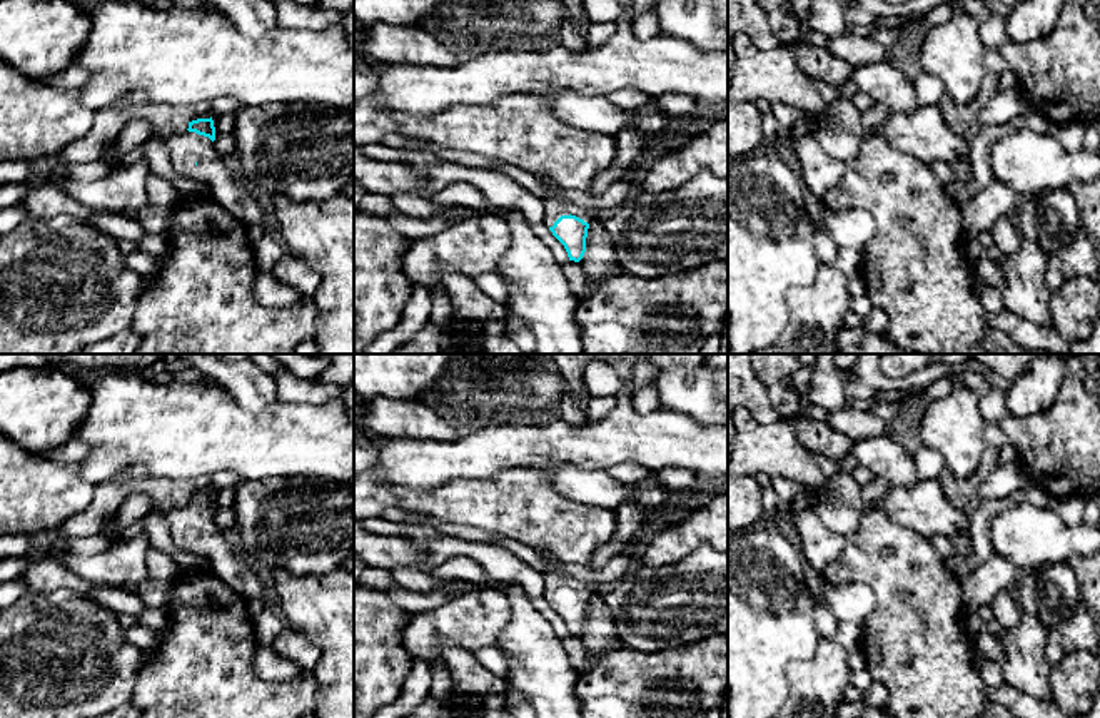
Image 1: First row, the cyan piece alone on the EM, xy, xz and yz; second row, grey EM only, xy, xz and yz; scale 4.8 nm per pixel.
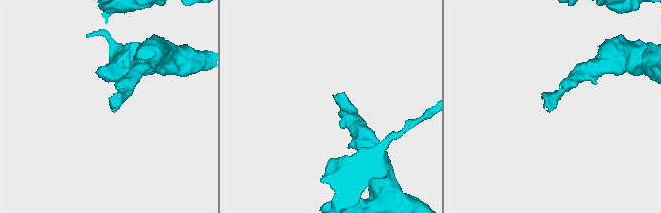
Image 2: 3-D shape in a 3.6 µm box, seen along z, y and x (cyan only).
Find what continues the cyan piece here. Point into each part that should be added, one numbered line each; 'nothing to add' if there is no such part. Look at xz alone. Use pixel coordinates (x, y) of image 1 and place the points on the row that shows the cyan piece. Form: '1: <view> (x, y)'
1: xz (555, 206)

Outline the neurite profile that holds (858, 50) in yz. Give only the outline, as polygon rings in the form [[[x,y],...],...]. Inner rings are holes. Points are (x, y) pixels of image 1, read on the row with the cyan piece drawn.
[[[830,37],[826,42],[826,50],[835,57],[846,60],[853,67],[886,60],[886,48],[870,37]]]

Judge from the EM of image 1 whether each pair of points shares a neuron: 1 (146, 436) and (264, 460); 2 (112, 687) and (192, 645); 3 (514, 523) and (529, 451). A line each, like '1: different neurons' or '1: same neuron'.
1: same neuron
2: different neurons
3: different neurons

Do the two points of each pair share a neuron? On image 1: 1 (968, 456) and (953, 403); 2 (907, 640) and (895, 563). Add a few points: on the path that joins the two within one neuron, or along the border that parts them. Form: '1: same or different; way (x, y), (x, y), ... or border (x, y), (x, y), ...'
1: same; way (960, 443), (955, 431), (955, 416)
2: same; way (907, 621), (907, 581)

